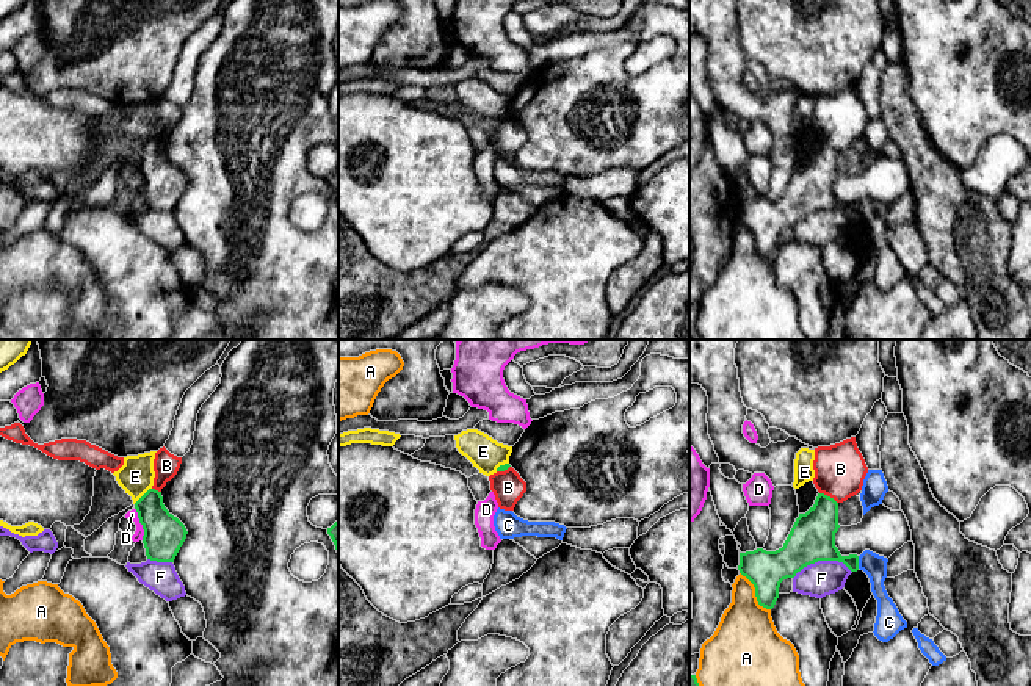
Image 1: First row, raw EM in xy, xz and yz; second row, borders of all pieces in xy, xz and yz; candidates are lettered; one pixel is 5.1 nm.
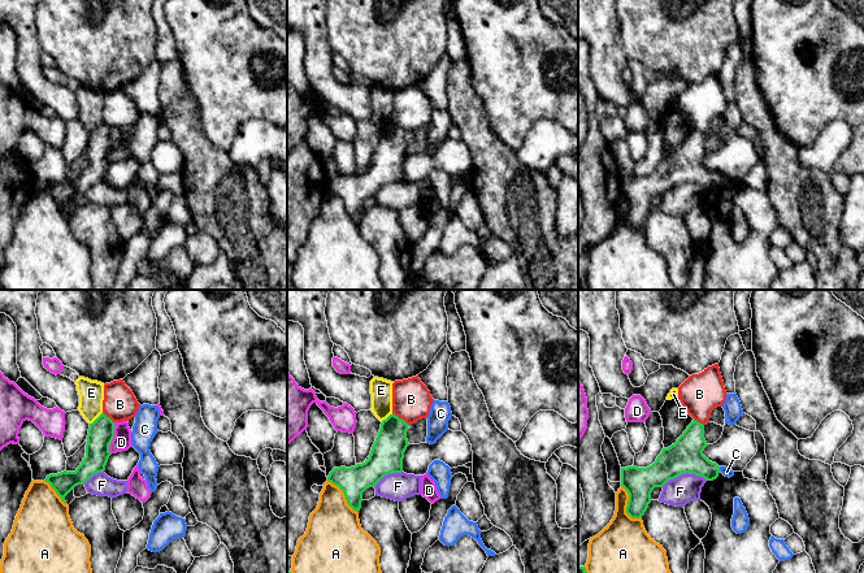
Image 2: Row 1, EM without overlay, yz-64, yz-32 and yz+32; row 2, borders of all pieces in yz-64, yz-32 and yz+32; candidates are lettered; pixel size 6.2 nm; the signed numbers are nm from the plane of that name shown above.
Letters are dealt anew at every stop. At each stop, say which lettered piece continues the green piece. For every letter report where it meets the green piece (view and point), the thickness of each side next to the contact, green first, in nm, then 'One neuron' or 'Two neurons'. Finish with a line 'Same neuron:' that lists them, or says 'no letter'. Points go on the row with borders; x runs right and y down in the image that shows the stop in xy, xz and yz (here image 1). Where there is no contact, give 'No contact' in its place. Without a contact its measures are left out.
A: Touches green at yz (756, 594). Thickness 190 nm (green) against 320 nm. Two neurons
B: Touches green at yz (829, 497). Thickness 240 nm (green) against 260 nm. Two neurons
C: Touches green at yz (857, 563). Thickness 200 nm (green) against 120 nm. Two neurons
D: Touches green at xy (140, 522). Thickness 200 nm (green) against 50 nm. Two neurons
E: Touches green at xy (143, 495). Thickness 200 nm (green) against 180 nm. Two neurons
F: Touches green at yz (821, 559). Thickness 240 nm (green) against 180 nm. Two neurons
Same neuron: no letter

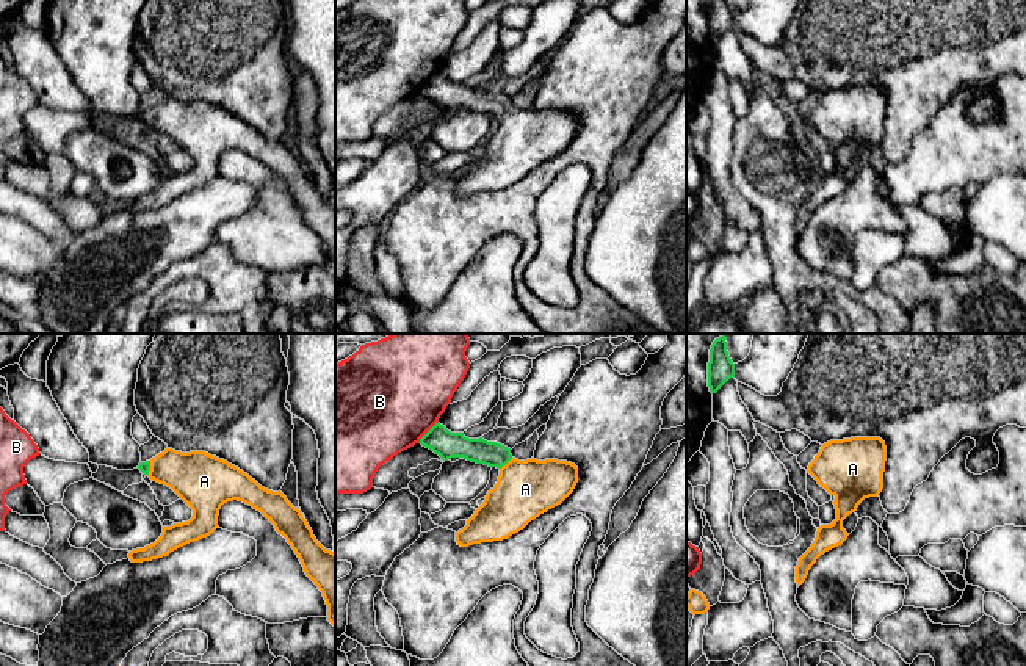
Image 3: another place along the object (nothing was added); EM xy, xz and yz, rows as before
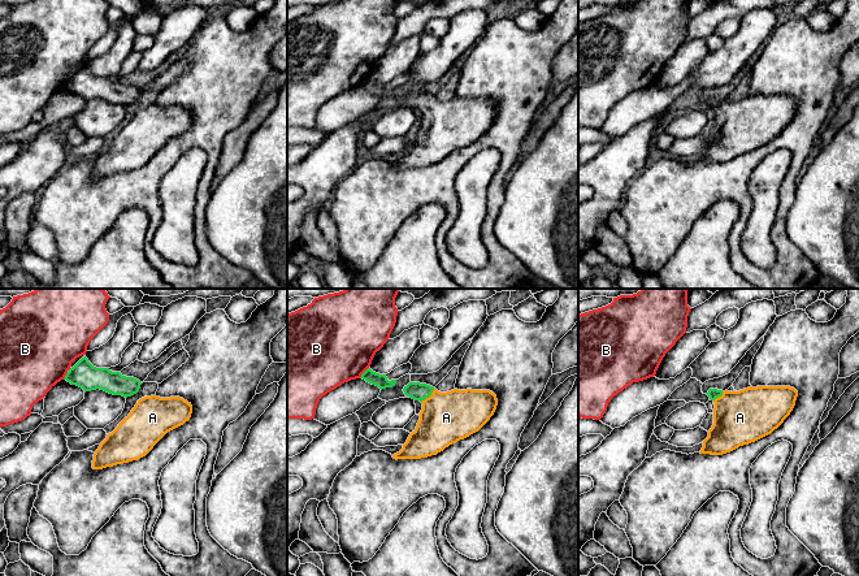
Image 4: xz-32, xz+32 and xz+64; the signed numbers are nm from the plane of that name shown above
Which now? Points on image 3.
A: Touches green at xz (506, 463). Thickness 130 nm (green) against 300 nm. One neuron
B: Touches green at xz (426, 433). Thickness 140 nm (green) against 500 nm. Two neurons
Same neuron: A

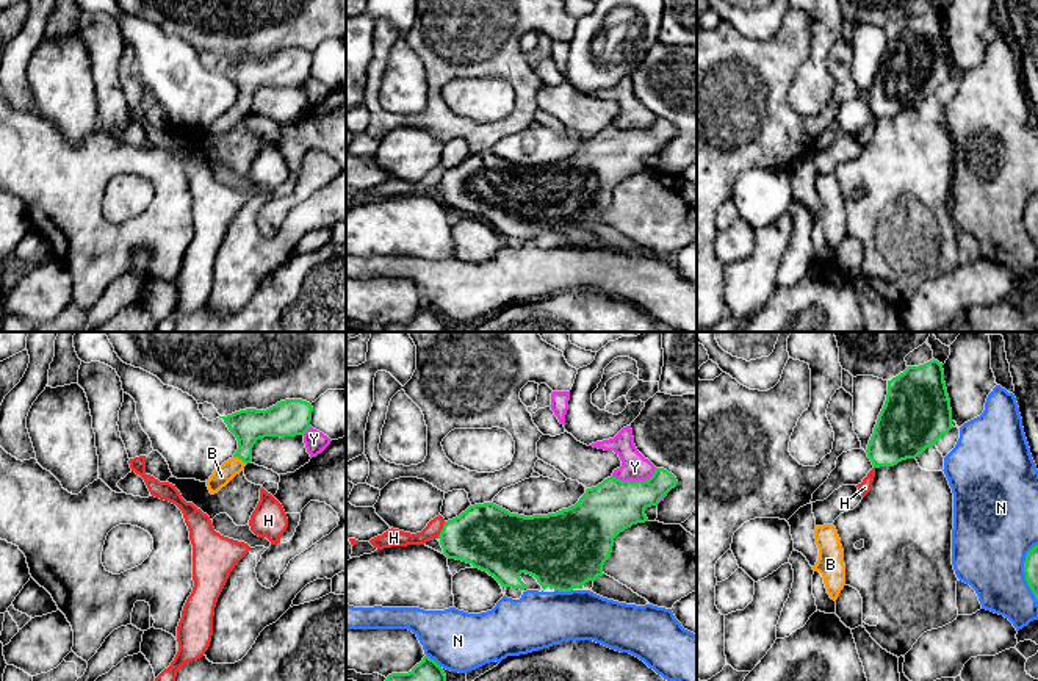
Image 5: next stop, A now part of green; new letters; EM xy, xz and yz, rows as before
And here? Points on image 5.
B: Touches green at xy (240, 457). Thickness 170 nm (green) against 90 nm. One neuron
H: Touches green at xz (442, 529). Thickness 340 nm (green) against 90 nm. Two neurons
N: Touches green at xz (564, 590). Thickness 400 nm (green) against 300 nm. Two neurons
Y: Touches green at xz (634, 481). Thickness 280 nm (green) against 140 nm. Two neurons
Same neuron: B

